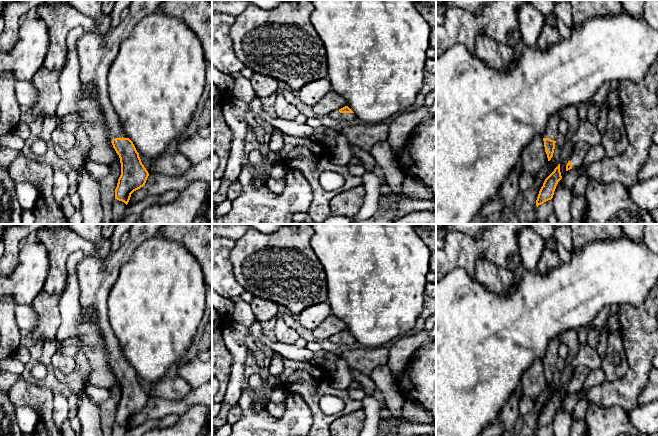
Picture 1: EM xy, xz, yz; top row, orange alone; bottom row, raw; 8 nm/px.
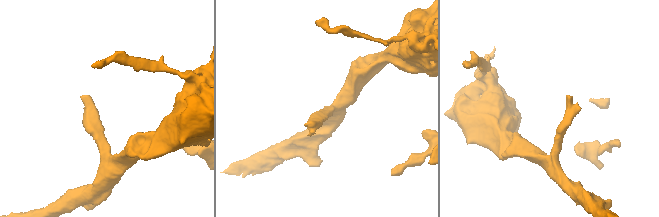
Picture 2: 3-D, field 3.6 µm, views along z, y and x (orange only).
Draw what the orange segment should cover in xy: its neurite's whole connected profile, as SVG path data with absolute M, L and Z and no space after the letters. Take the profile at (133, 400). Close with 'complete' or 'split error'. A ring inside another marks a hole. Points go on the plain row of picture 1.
M132 224L128 239L106 260L84 257L77 265L80 286L80 306L96 323L108 352L108 361L119 379L121 399L115 413L115 423L128 428L131 418L143 411L149 400L133 366L120 349L109 324L107 298L121 267L144 241L159 235L163 224Z; split error

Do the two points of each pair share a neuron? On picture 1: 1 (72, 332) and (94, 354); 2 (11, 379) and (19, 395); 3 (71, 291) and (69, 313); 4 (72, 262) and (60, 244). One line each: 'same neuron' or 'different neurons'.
1: different neurons
2: different neurons
3: same neuron
4: different neurons

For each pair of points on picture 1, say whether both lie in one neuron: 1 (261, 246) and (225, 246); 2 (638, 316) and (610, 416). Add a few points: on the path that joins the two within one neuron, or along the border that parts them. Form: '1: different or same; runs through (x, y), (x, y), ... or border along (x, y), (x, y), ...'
1: different; border along (235, 241), (230, 252), (233, 270)
2: different; border along (590, 402), (604, 407), (619, 405), (627, 413)

